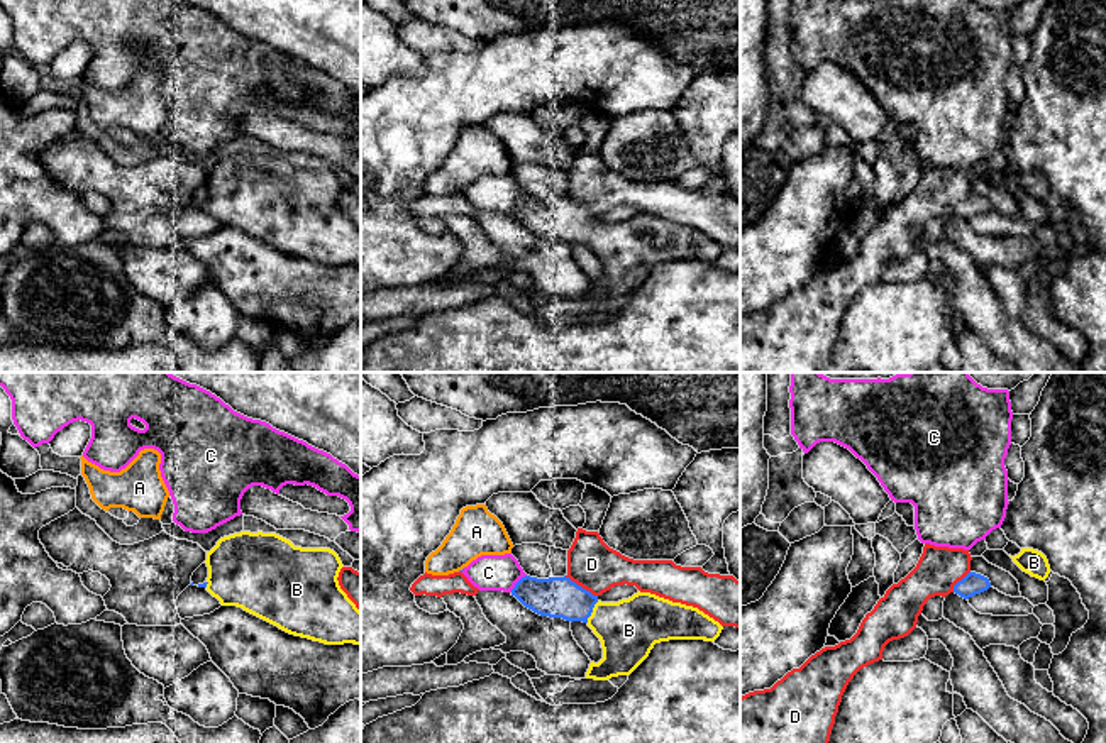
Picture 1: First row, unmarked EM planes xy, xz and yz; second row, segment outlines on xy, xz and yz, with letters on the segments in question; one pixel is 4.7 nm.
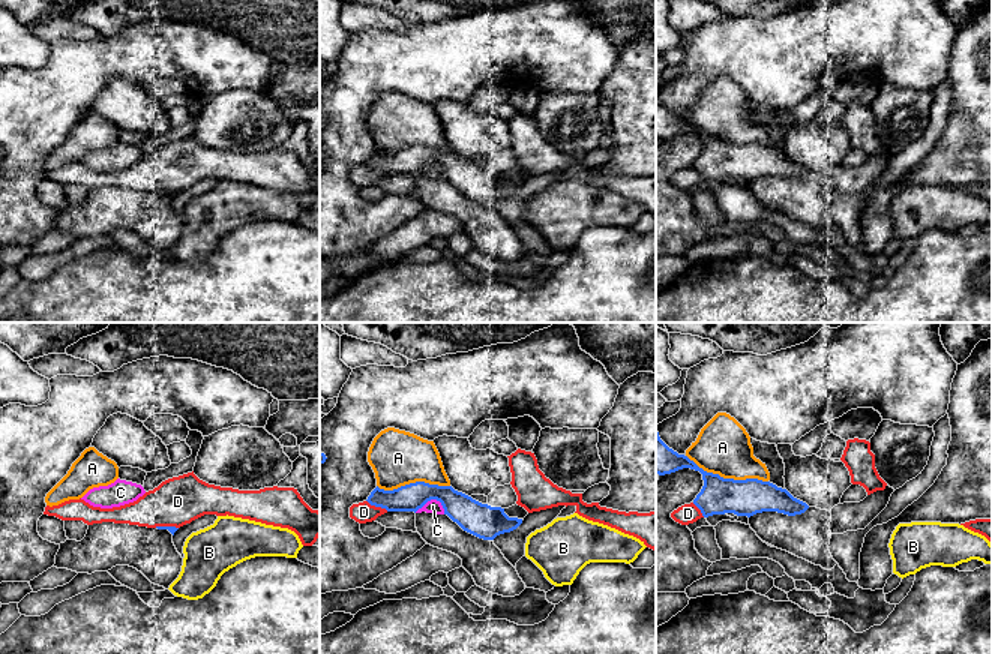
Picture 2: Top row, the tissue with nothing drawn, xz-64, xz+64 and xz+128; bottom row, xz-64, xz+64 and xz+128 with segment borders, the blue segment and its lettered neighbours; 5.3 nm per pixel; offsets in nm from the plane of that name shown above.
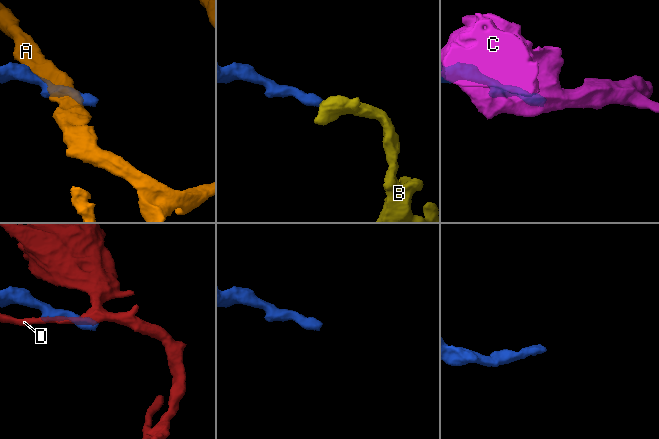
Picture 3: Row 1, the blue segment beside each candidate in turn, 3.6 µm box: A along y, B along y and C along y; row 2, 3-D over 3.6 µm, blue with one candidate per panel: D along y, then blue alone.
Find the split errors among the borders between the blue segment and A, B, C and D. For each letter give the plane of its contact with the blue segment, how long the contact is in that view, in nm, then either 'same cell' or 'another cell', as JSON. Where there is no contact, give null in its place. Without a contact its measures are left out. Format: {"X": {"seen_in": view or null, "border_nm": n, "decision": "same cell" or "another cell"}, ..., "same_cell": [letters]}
{"A": {"seen_in": "xz", "border_nm": 40, "decision": "another cell"}, "B": {"seen_in": "xz", "border_nm": 120, "decision": "same cell"}, "C": {"seen_in": "xz", "border_nm": 120, "decision": "another cell"}, "D": {"seen_in": "xz", "border_nm": 190, "decision": "another cell"}, "same_cell": ["B"]}

